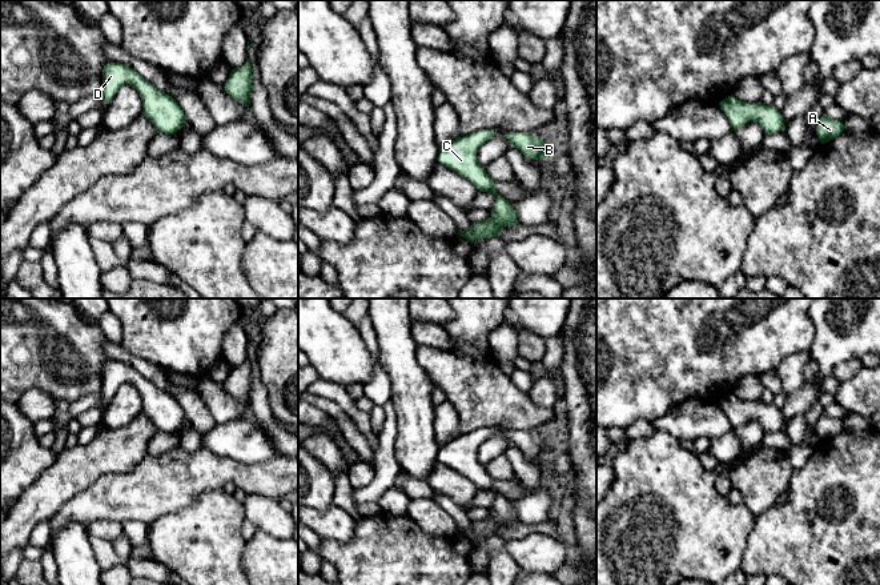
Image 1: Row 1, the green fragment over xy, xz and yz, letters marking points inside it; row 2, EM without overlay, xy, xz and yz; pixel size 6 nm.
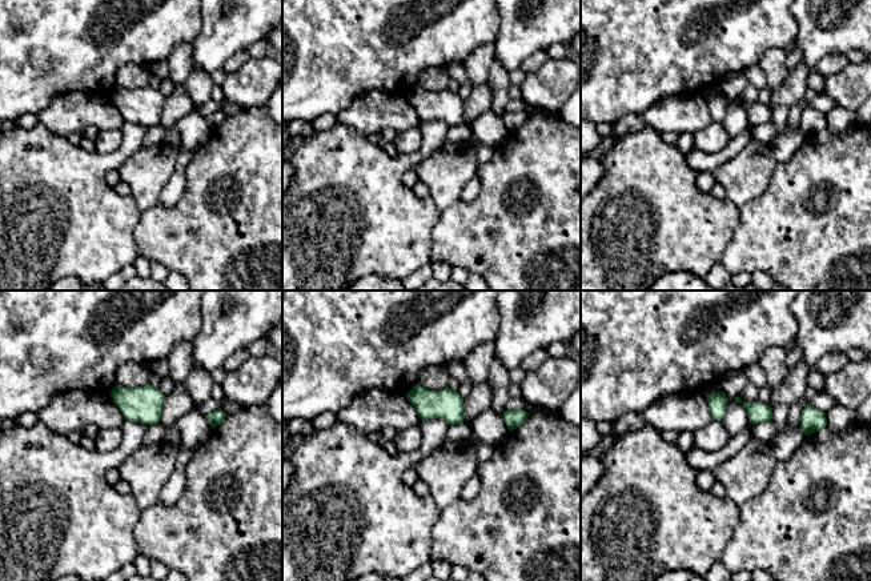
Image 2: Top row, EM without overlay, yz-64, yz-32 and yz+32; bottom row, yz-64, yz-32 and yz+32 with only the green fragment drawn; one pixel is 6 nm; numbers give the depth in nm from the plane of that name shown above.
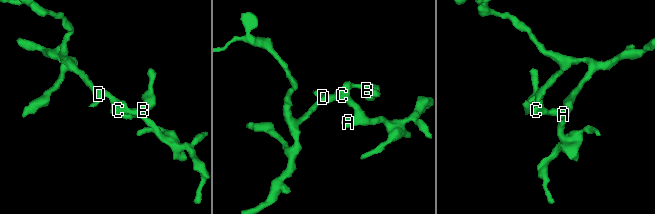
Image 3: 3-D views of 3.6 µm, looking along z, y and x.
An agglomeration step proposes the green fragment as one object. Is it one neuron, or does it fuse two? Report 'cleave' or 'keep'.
keep

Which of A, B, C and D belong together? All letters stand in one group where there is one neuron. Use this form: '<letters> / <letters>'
A B C D

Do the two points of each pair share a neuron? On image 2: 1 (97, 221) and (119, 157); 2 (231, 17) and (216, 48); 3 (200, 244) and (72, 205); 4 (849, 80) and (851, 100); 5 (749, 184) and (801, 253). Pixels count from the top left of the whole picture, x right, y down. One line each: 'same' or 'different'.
1: same
2: same
3: different
4: same
5: different

